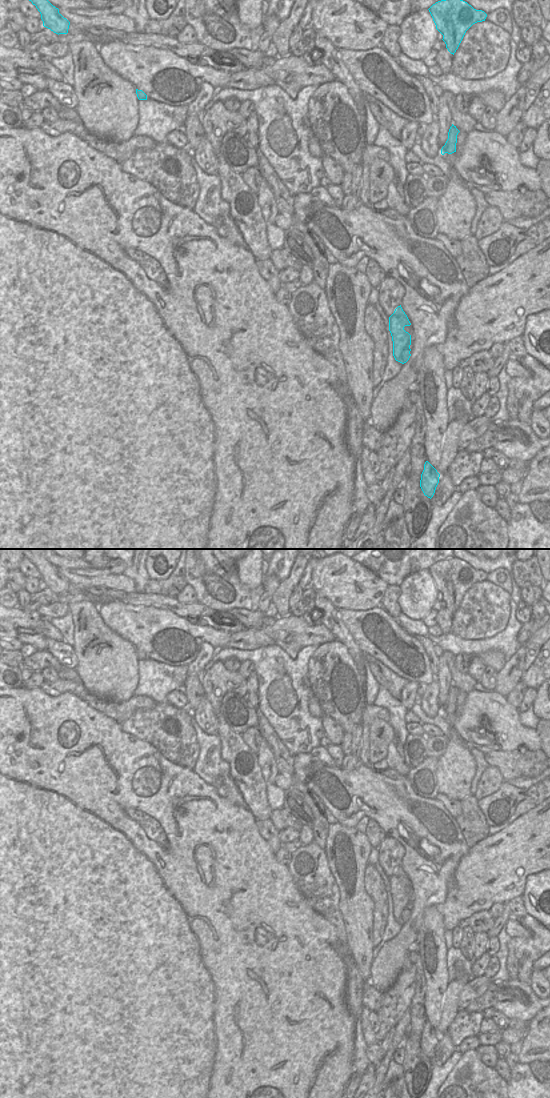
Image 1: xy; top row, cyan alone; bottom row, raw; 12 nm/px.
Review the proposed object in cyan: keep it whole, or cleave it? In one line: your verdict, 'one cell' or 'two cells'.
two cells

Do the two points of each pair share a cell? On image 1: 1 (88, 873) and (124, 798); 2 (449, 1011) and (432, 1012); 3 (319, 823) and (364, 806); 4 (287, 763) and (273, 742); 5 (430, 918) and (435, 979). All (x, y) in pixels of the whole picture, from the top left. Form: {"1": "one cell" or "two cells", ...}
{"1": "one cell", "2": "two cells", "3": "two cells", "4": "one cell", "5": "one cell"}

